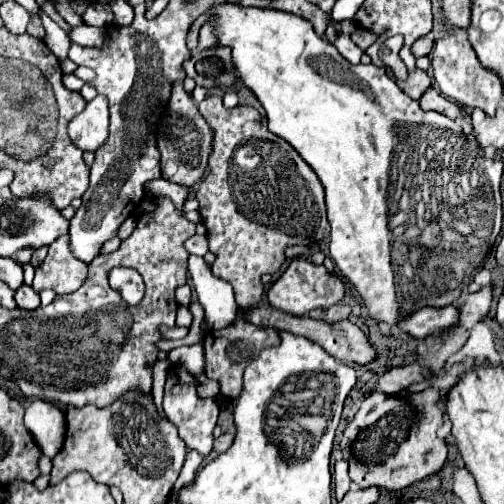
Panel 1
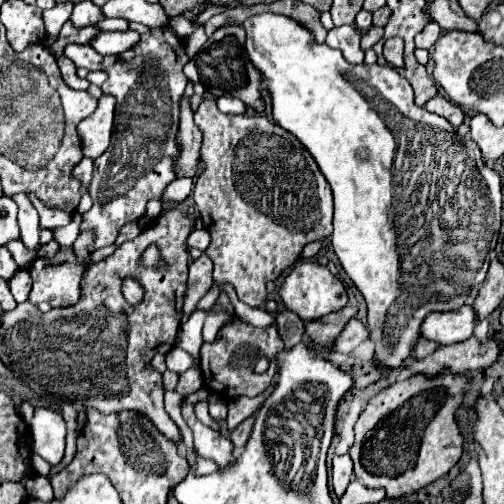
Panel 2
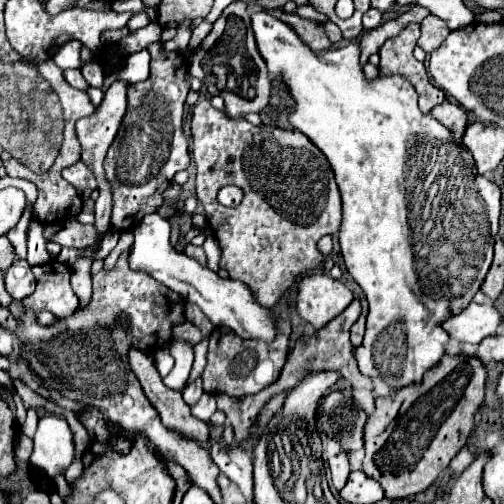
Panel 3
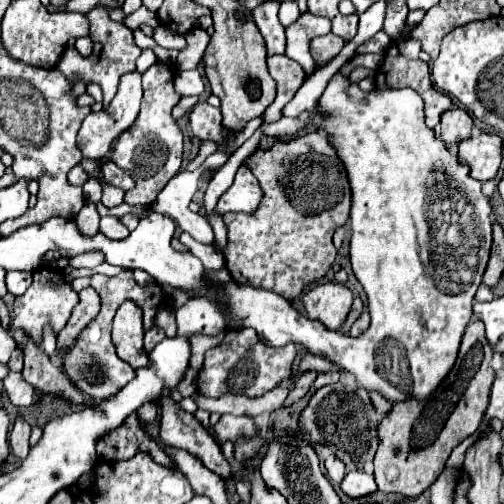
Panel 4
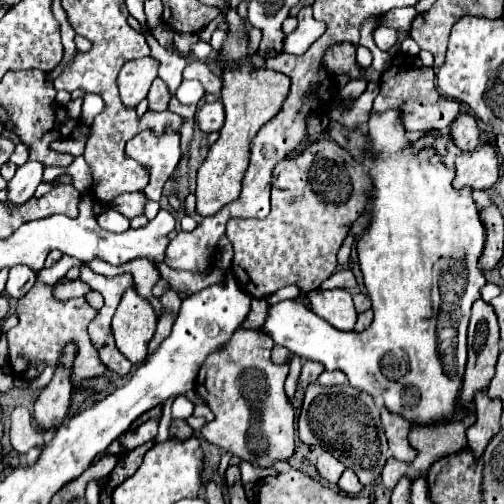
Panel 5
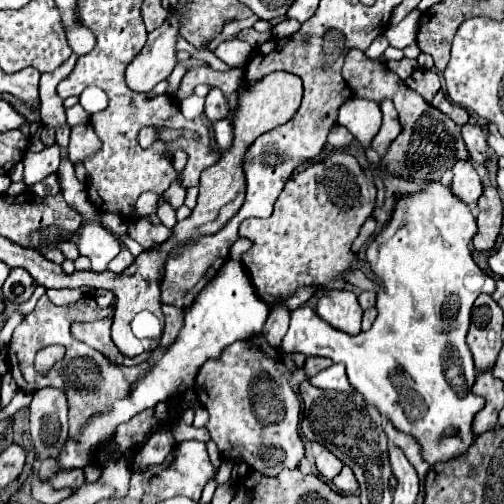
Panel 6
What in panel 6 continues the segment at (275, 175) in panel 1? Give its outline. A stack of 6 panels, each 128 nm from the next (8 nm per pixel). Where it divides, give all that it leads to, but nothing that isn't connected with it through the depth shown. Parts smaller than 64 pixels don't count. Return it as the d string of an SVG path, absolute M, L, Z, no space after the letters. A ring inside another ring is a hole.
M210 88L208 96L206 96L204 114L208 116L210 122L216 122L216 120L220 120L220 118L224 118L228 114L228 100L222 94L220 88ZM336 152L332 158L326 158L318 164L308 166L302 172L292 174L288 184L284 186L280 198L274 204L274 212L270 218L248 218L240 224L240 236L252 240L252 248L242 256L242 264L246 266L252 284L258 296L268 304L276 306L288 300L298 288L304 286L320 286L326 290L336 280L340 280L352 266L354 252L352 242L356 240L362 224L372 216L376 202L376 186L370 174L364 176L358 160L348 152Z

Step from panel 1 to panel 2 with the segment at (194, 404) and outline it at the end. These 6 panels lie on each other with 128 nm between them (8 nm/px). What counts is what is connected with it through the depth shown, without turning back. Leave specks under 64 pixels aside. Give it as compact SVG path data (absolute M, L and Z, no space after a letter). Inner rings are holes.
M192 404L182 406L182 416L194 432L194 448L196 448L198 456L214 460L220 468L228 468L234 462L232 442L228 438L220 436L220 432L216 432L216 430L204 426L202 422L198 422Z

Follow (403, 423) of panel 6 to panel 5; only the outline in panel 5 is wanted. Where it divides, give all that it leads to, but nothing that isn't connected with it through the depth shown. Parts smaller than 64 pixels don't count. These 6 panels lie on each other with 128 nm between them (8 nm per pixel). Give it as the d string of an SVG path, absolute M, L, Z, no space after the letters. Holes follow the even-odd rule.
M388 110L384 114L372 112L368 144L372 158L360 162L368 168L374 182L368 206L372 224L358 242L358 258L372 300L374 322L364 332L340 332L316 316L304 302L284 300L270 306L264 332L272 336L276 344L282 344L306 360L316 360L328 370L342 370L352 386L382 400L390 412L400 414L410 424L432 426L446 424L448 420L462 420L468 414L458 402L468 354L466 328L470 308L474 300L480 298L480 288L486 284L478 268L478 256L484 248L484 226L478 208L470 188L454 190L454 168L446 168L442 162L418 160L416 154L408 150L410 144L404 138L398 110Z

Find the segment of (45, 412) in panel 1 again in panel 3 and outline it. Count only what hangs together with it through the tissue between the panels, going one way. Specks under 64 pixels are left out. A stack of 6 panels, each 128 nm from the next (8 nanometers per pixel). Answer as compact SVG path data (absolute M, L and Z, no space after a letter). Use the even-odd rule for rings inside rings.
M52 414L40 418L38 430L34 434L34 450L30 456L30 464L44 470L50 478L56 478L58 474L66 472L74 458L74 434L66 418Z

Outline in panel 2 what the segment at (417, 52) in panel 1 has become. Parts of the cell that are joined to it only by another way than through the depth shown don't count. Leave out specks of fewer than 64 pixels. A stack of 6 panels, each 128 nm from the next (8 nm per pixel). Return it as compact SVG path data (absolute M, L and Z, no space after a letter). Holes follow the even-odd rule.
M430 20L430 24L426 24L426 28L416 36L416 48L426 48L430 50L440 38L440 24Z

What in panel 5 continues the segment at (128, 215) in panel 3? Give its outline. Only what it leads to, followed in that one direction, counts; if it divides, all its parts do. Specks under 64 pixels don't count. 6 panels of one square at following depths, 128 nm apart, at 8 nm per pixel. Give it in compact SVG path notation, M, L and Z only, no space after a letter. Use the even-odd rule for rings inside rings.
M156 78L150 92L148 92L148 102L150 102L150 110L166 110L168 108L168 100L170 100L170 92L166 88L166 84ZM144 130L136 134L126 144L126 154L140 164L144 164L150 172L150 184L142 192L150 200L160 200L162 188L172 176L182 152L180 152L180 136L176 132L168 132L168 136L154 136L152 132Z

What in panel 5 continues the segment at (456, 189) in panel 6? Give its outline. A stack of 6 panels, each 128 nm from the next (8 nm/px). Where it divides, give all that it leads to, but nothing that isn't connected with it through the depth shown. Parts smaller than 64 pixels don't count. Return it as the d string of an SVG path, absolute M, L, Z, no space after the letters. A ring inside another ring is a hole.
M478 146L474 152L466 152L456 156L456 188L472 188L476 190L488 190L496 184L500 176L498 158L492 146Z

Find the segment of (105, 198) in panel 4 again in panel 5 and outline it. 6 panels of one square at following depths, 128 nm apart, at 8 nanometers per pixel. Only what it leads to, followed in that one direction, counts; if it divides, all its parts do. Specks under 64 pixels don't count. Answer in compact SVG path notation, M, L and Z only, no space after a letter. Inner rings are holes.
M132 192L132 194L118 196L116 204L112 204L112 208L118 210L120 214L124 214L128 220L132 220L132 218L144 214L146 202L148 202L148 198L142 192Z

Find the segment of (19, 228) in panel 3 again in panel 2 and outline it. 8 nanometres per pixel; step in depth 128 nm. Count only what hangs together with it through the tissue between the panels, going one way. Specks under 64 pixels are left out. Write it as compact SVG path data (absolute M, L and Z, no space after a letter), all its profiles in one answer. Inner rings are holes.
M22 240L8 242L6 246L8 246L10 254L14 256L14 260L16 260L16 264L18 264L20 268L30 268L30 266L32 266L32 262L36 260L36 254L34 254L32 250L28 250L28 248L22 244Z

